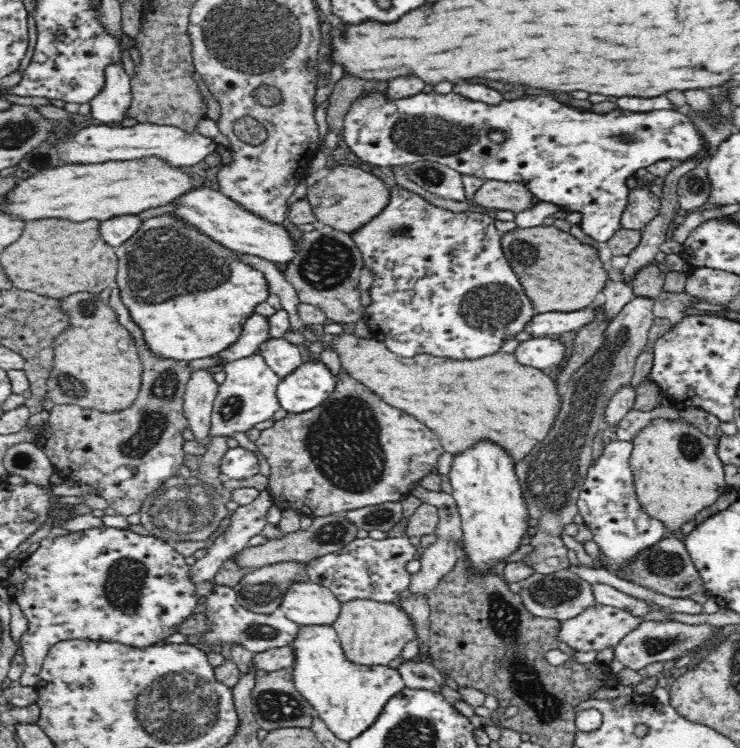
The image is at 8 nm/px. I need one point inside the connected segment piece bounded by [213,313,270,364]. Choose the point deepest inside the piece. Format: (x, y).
(255, 331)

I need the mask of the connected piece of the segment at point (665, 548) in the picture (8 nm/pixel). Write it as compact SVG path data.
M675 535L665 536L660 542L656 542L654 546L642 549L627 562L627 565L621 567L610 567L608 556L604 555L602 549L598 550L597 560L600 562L601 568L606 569L612 576L672 598L686 599L693 594L701 595L705 590L702 577L695 569L689 552L678 536Z

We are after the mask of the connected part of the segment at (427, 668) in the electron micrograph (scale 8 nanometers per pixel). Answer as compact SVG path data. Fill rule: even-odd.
M404 659L397 668L408 688L430 689L440 691L444 684L439 670L431 663Z

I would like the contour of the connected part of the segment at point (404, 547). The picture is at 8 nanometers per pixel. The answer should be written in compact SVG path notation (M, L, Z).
M372 537L358 538L341 550L309 560L305 563L305 571L309 582L329 588L341 606L361 599L392 603L409 585L411 574L405 568L405 564L412 560L416 548L410 544L408 537L384 540L375 540Z

